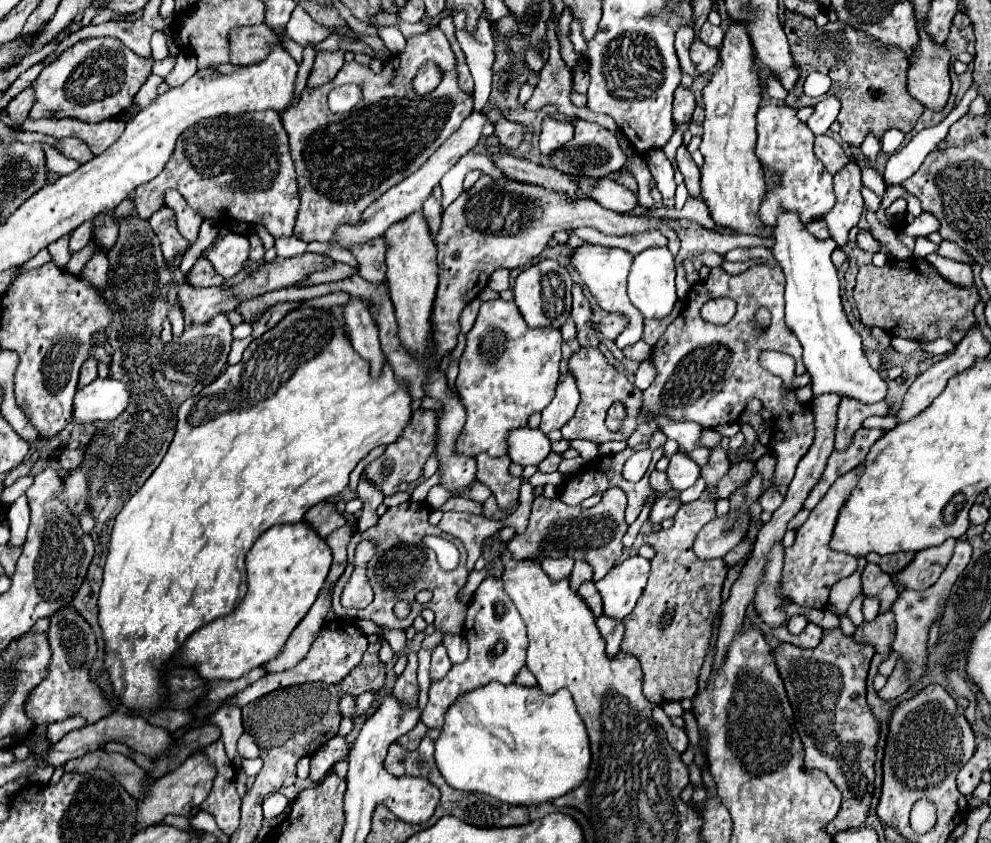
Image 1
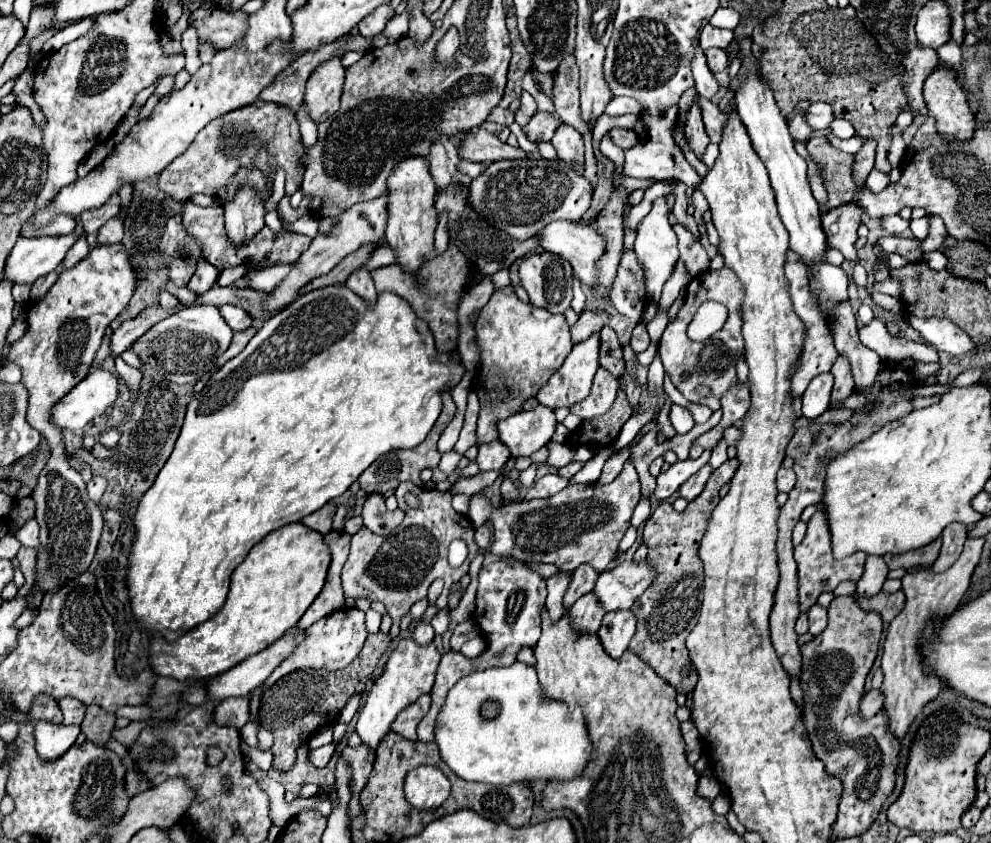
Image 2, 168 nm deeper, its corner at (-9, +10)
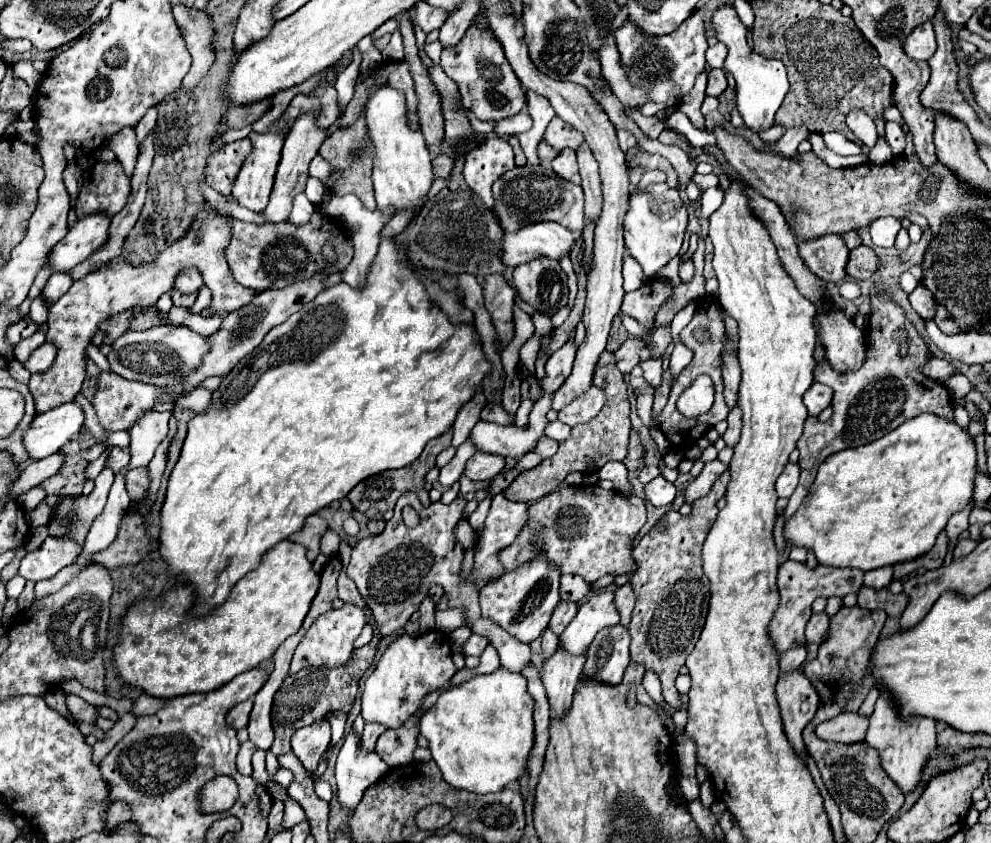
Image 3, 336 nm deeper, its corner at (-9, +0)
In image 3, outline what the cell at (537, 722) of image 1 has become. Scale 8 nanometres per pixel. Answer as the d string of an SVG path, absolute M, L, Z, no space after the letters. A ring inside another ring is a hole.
M500 668L444 690L438 702L422 716L420 734L428 740L432 758L448 784L478 794L500 792L526 772L526 762L534 746L534 700L528 694L526 684L528 680L524 676Z

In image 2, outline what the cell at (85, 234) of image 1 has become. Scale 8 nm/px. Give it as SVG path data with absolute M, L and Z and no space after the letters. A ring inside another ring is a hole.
M82 236L82 238L70 248L70 252L66 254L66 258L64 258L64 262L62 262L64 270L70 270L70 268L76 266L78 262L82 262L86 256L88 256L88 244L86 244L86 236Z

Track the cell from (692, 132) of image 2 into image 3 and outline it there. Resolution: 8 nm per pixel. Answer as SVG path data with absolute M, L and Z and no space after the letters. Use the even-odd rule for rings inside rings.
M704 72L704 76L698 76L694 88L688 92L688 96L684 96L682 104L678 106L678 110L684 112L690 118L690 122L694 124L694 128L698 128L698 130L706 130L704 116L700 112L700 106L704 100L704 90L706 90L706 72Z

